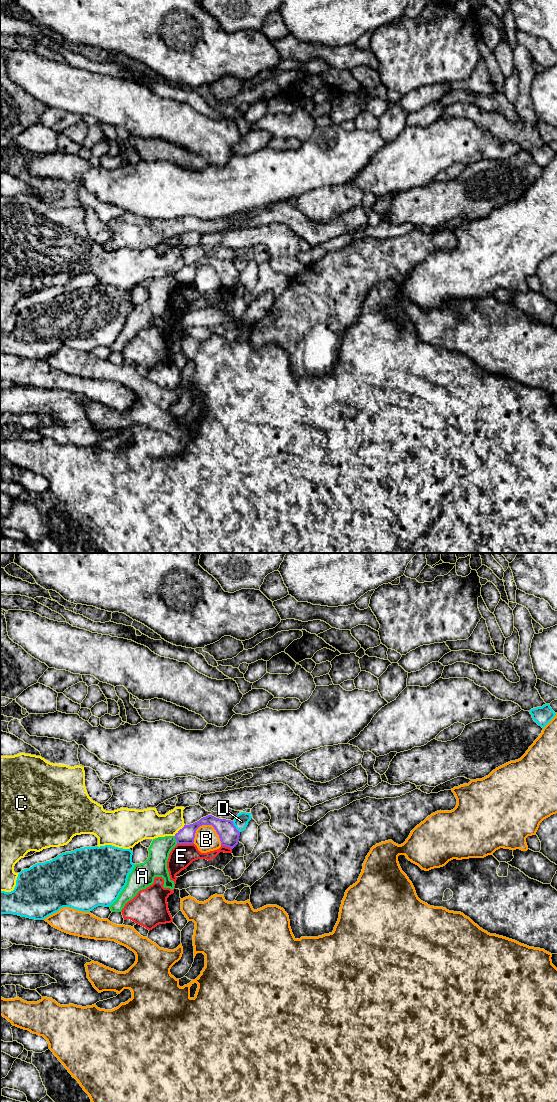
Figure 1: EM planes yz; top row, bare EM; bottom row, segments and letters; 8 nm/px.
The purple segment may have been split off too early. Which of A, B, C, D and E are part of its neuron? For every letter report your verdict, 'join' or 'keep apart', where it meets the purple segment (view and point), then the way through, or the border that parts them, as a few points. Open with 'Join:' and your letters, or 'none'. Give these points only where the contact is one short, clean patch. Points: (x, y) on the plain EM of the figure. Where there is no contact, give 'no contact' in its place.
Join: none
A: keep apart | yz (176, 280) | along yz (173, 276), (177, 283)
B: keep apart | yz (213, 266)
C: keep apart | yz (179, 270)
D: keep apart | yz (235, 267)
E: keep apart | yz (185, 283)

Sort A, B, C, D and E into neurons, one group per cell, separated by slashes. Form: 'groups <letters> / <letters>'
groups A / B / C / D / E

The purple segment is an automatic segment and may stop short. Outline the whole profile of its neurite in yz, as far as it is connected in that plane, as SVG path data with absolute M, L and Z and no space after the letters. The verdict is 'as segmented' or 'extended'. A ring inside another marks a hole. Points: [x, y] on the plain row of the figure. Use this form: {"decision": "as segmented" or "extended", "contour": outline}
{"decision": "as segmented", "contour": "M208 255L193 264L184 265L174 276L177 284L193 284L196 270L202 265L214 267L222 286L233 289L239 282L240 272L234 266L233 261Z"}

